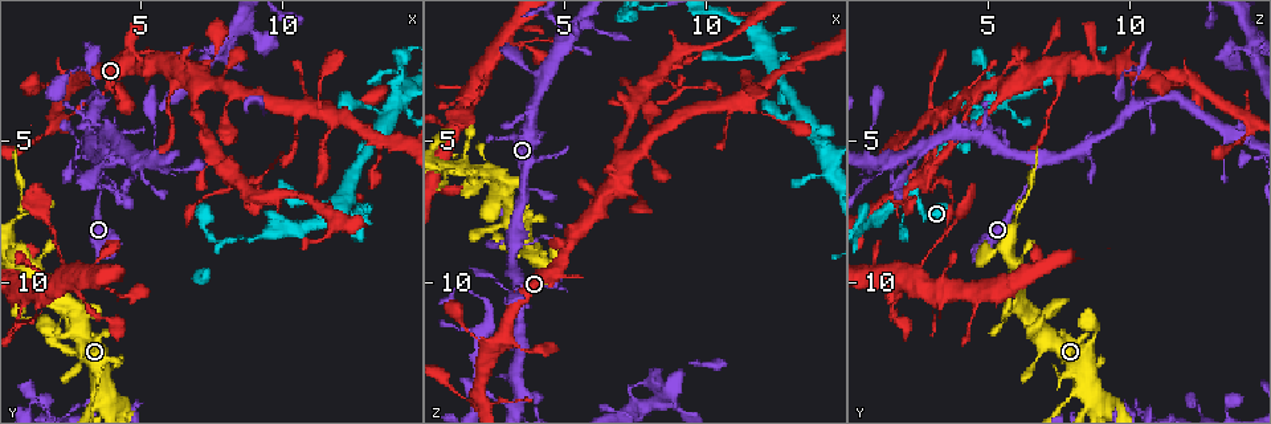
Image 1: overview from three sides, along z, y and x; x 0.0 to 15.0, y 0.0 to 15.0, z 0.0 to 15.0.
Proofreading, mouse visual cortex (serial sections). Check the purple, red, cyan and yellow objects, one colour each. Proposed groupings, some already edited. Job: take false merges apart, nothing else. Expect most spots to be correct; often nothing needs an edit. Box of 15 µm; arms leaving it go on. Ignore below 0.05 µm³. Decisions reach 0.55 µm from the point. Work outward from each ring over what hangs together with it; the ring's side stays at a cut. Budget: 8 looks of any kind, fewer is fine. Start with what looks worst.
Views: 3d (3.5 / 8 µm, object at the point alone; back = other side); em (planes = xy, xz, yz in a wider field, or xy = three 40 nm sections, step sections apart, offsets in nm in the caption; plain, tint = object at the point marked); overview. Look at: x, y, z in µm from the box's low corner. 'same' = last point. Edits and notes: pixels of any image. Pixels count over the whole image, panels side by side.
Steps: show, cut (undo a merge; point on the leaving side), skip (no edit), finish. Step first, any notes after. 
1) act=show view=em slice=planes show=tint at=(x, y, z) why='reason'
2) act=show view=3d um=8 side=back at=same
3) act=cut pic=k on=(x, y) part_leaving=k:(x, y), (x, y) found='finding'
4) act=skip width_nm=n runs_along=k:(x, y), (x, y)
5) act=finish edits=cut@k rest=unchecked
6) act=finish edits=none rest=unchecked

act=show view=3d um=3.5 at=(9.0, 6.4, 3.2)

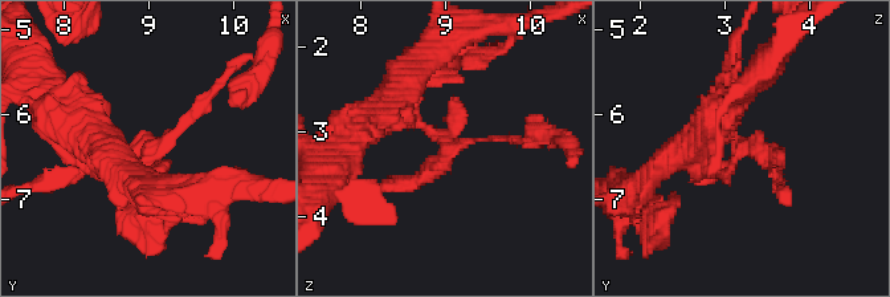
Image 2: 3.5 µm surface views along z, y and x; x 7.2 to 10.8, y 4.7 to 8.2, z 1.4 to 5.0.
act=show view=em slice=xy step=3 show=tint at=(9.00, 6.50, 3.10) why='need the tissue'

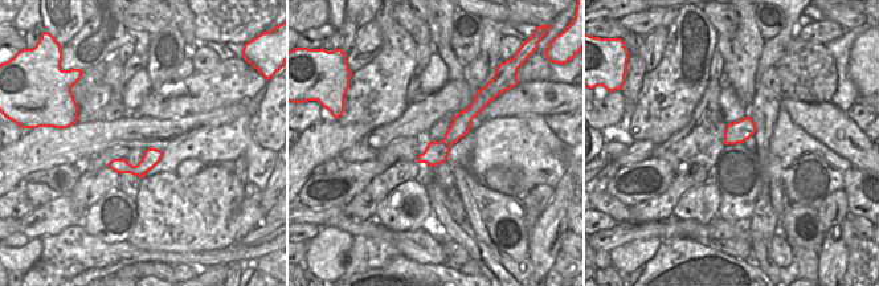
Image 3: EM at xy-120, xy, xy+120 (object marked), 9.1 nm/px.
act=cut pic=2 on=(168, 145) part_leaving=2:(432, 133), (445, 157), (383, 187) found='a second cell is stuck on'

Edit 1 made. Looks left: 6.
act=show view=3d um=3.5 at=(3.5, 5.8, 6.8) why='sharp bend'

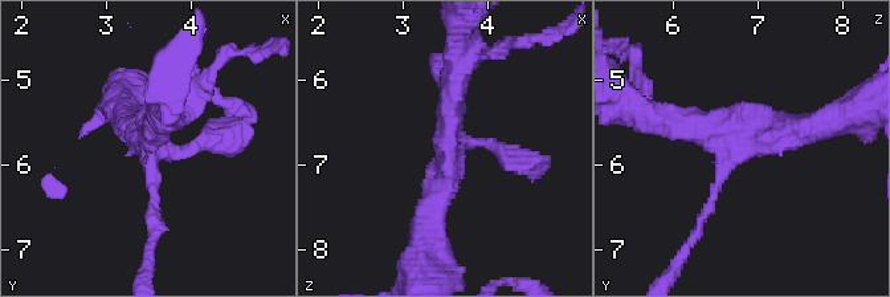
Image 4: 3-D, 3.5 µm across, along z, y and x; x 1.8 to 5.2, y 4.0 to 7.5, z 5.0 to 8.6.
act=show view=em slice=xy step=1 show=tint at=(3.50, 5.75, 6.75) arms=4 arm_widths_nm=100,200,300,300

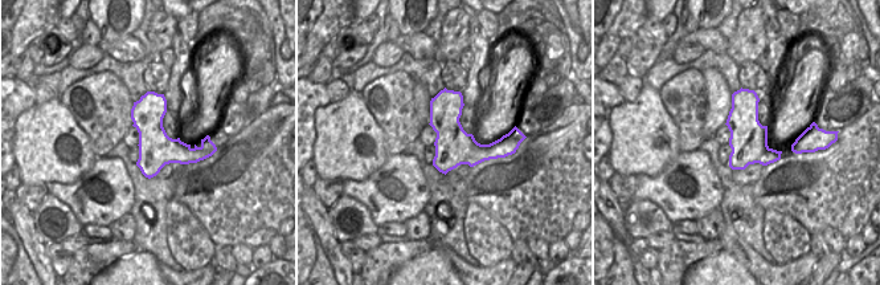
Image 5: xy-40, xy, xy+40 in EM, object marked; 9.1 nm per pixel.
act=skip found='one cell here'

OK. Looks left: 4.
act=show view=3d um=8 at=(3.2, 2.5, 10.3) why='three-way junction'

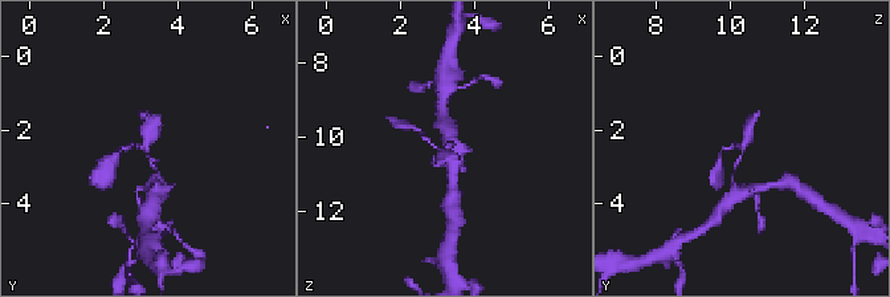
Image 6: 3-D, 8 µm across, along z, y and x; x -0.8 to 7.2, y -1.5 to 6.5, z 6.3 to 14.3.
act=show view=em slice=xy step=2 show=tint at=(3.1, 2.5, 10.3) arms=3 arm_widths_nm=100,150,250 why='need the tissue'

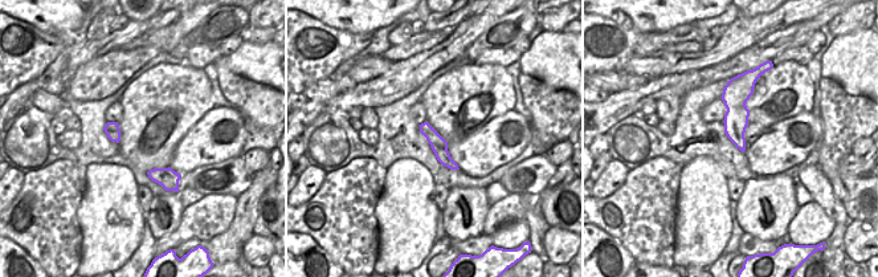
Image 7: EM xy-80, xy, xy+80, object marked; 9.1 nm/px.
act=skip width_nm=150 runs_along=7:(424, 126), (453, 166) found='all the same cell'

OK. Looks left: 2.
act=finish edits=cut@2 rest=unchecked

